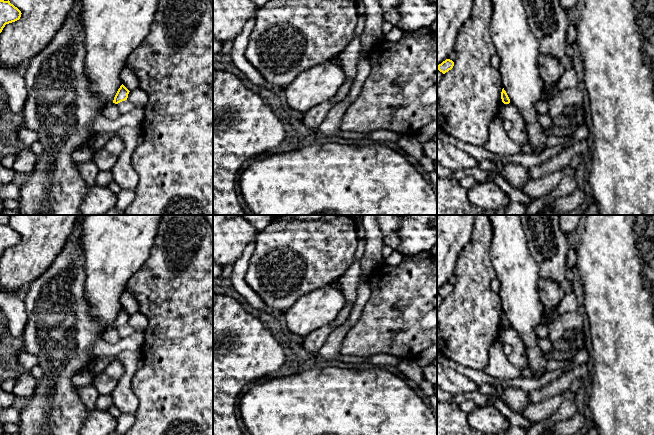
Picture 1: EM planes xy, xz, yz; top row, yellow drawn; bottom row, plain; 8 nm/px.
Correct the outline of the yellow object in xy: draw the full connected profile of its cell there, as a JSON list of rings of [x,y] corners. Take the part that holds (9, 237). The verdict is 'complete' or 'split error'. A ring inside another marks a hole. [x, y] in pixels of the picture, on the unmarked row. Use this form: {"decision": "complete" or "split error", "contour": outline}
{"decision": "complete", "contour": [[[0,223],[0,257],[6,248],[15,246],[20,243],[21,235],[15,231],[10,225]]]}

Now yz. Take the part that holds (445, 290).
{"decision": "complete", "contour": [[[446,283],[445,285],[443,285],[441,288],[437,290],[437,293],[443,298],[445,298],[449,294],[451,294],[453,290],[454,290],[454,286],[450,283]]]}

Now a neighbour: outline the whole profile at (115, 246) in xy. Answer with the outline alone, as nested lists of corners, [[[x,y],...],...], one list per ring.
[[[85,215],[80,226],[80,243],[85,255],[86,299],[93,317],[101,324],[102,332],[113,327],[122,309],[120,297],[128,280],[147,261],[157,235],[162,215]]]

